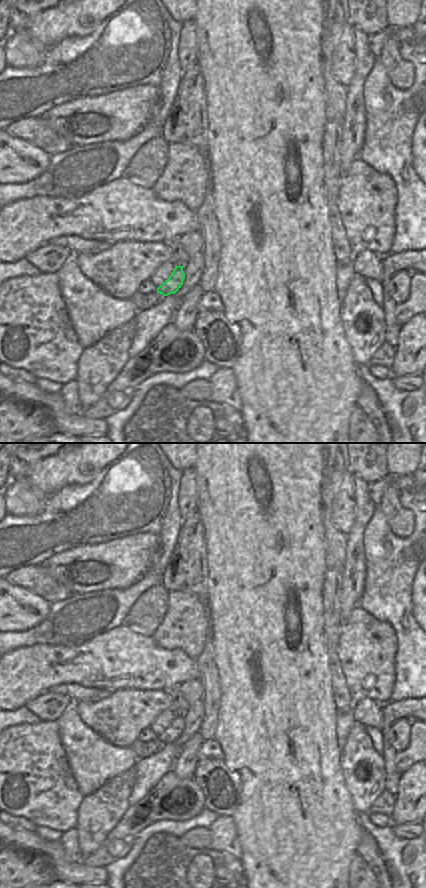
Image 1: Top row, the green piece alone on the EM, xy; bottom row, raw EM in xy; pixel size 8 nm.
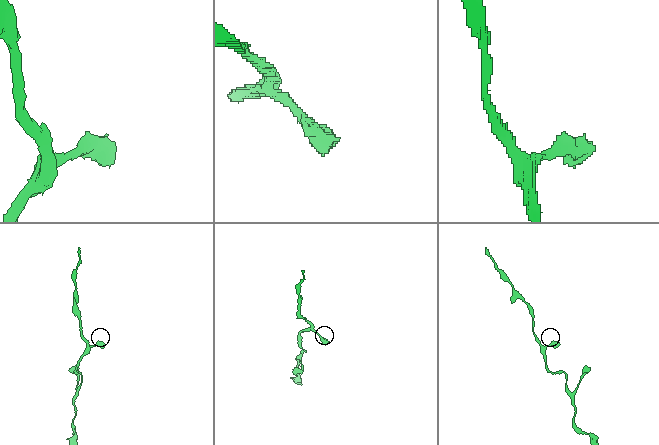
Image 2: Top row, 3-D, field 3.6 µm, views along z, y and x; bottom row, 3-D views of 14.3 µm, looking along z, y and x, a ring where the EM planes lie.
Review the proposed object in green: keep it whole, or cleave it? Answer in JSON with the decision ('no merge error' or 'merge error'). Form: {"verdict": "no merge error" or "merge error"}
{"verdict": "no merge error"}

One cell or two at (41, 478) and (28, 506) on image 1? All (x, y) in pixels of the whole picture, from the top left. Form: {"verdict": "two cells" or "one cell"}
{"verdict": "two cells"}

